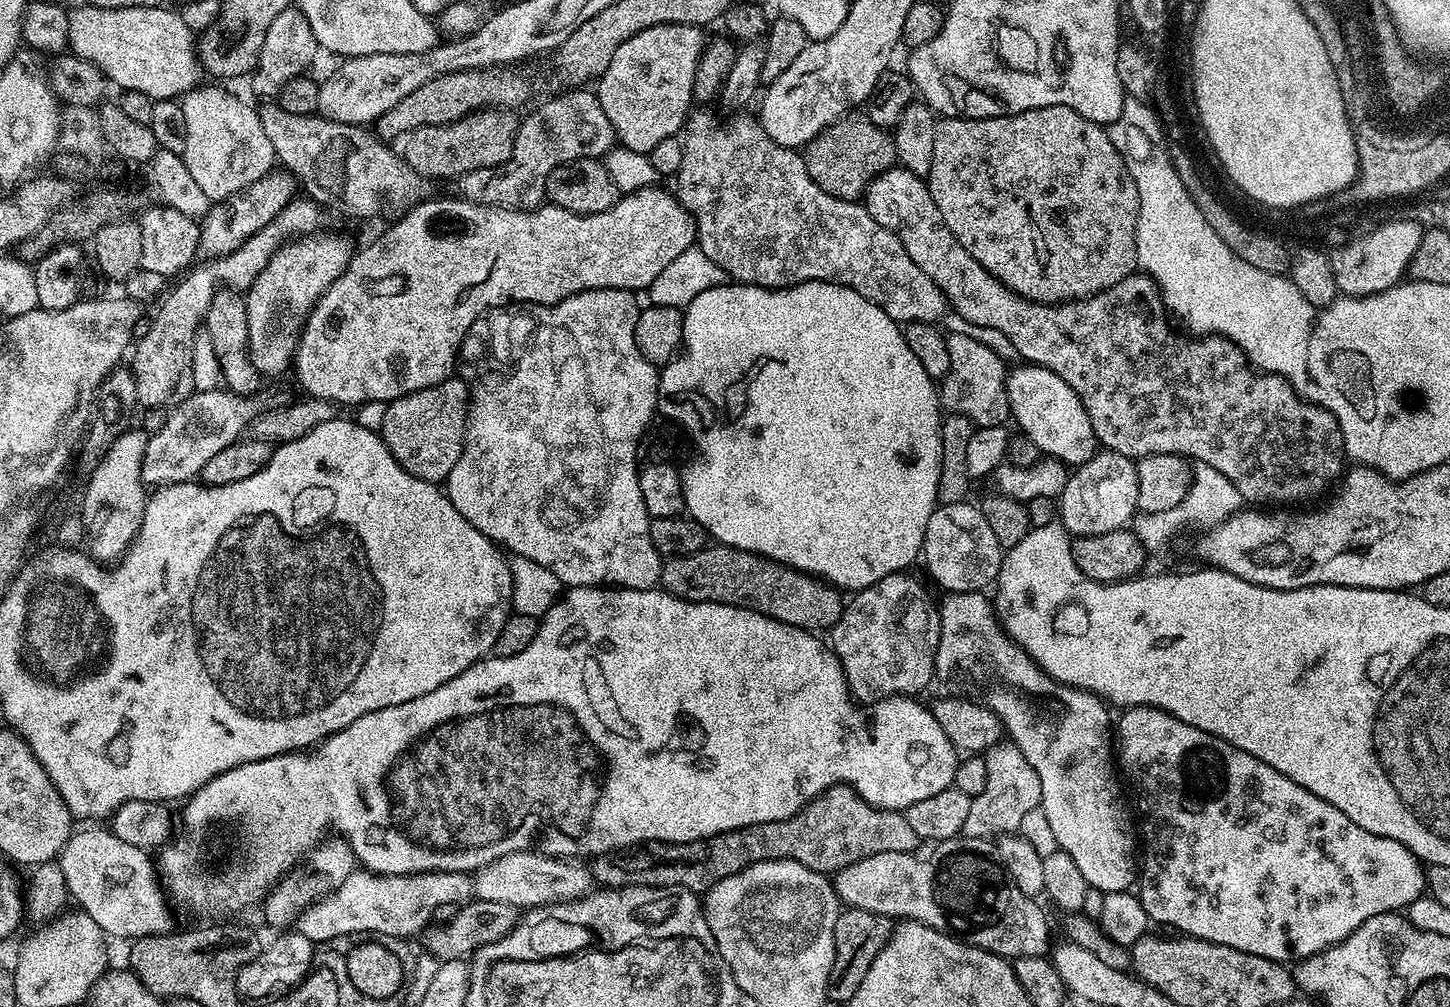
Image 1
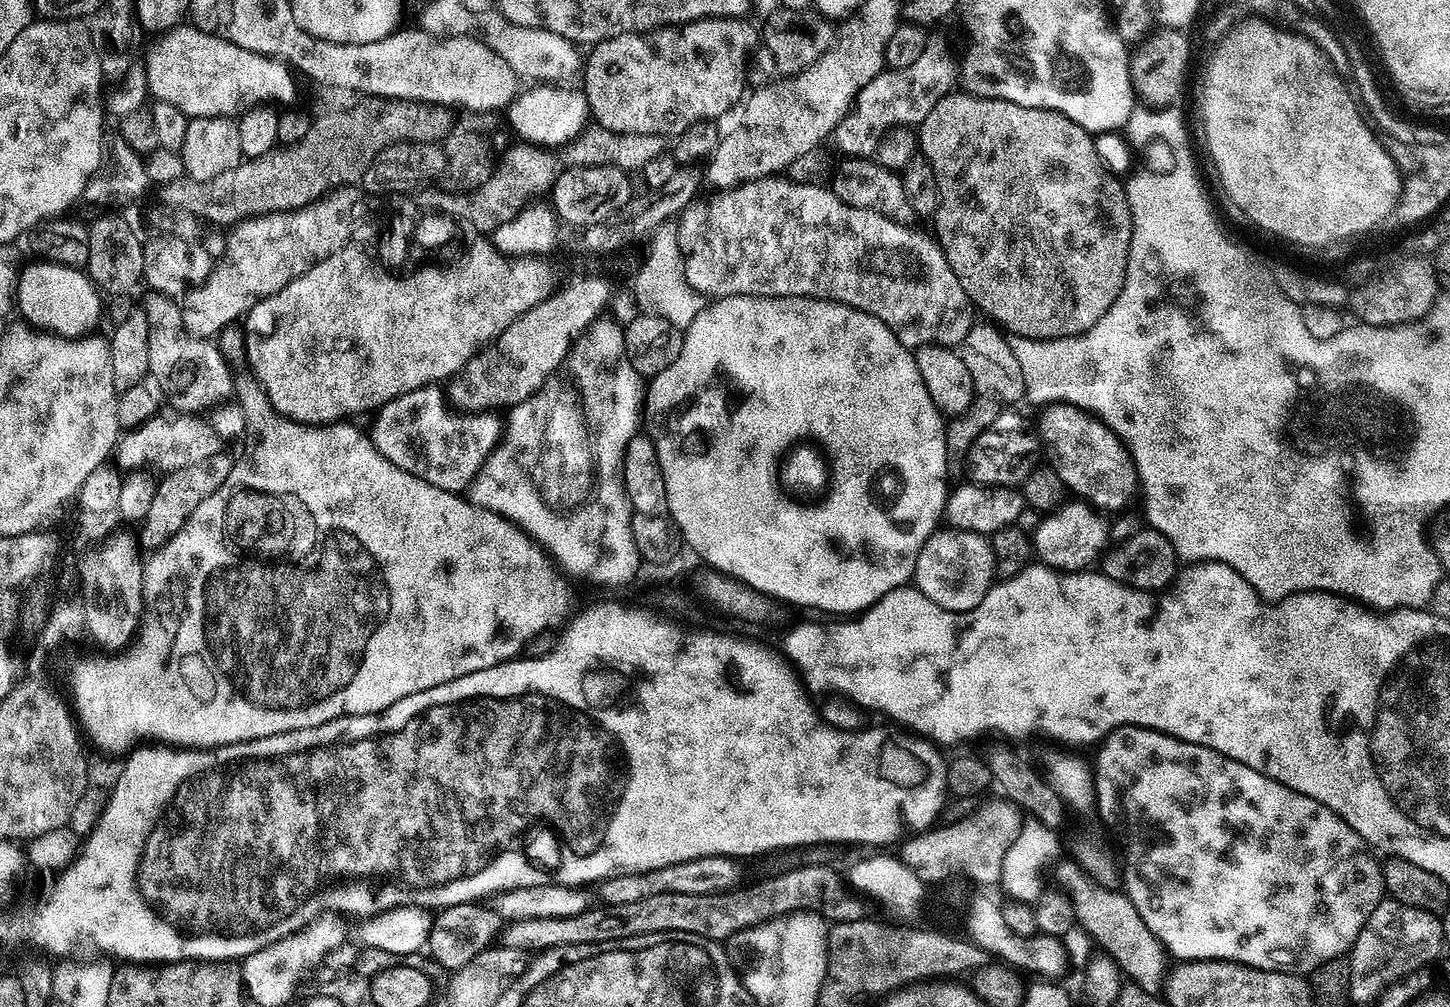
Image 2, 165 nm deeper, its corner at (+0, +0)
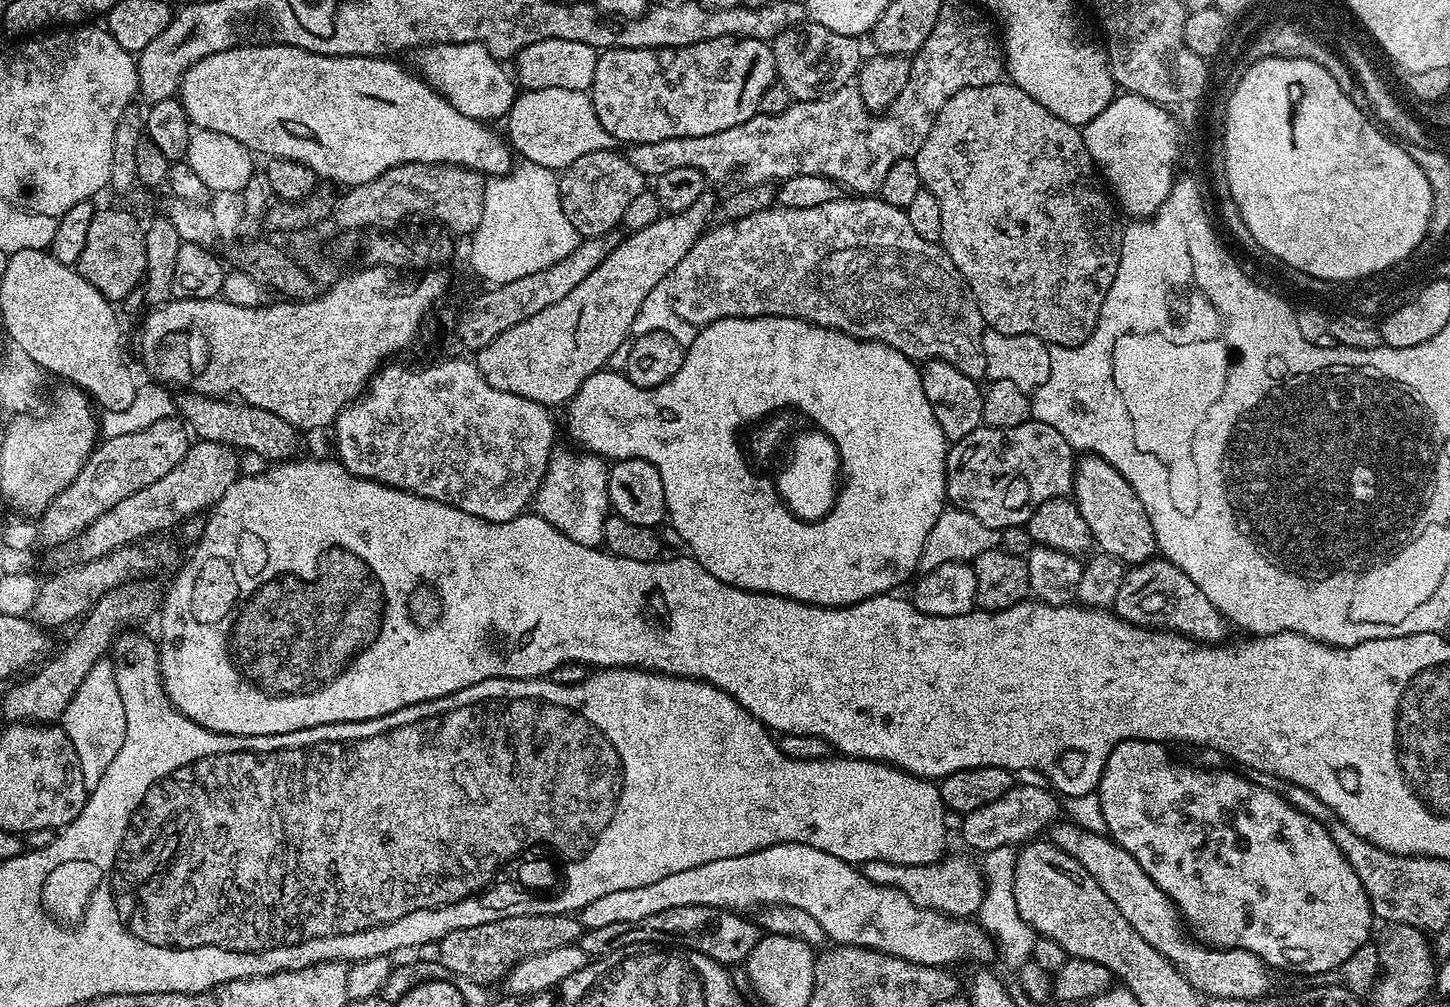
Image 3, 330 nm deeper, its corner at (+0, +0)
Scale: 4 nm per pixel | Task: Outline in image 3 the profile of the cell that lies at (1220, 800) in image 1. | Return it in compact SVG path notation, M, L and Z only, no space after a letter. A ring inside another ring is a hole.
M1123 740L1118 746L1114 746L1110 758L1106 758L1098 793L1108 827L1107 835L1121 844L1136 859L1138 866L1142 866L1142 870L1146 870L1146 874L1150 874L1158 887L1176 903L1176 909L1197 941L1217 948L1241 948L1252 952L1273 969L1284 968L1287 964L1300 972L1328 972L1331 968L1332 971L1339 969L1346 962L1346 958L1350 958L1350 954L1354 954L1354 950L1358 950L1361 943L1369 939L1368 920L1373 919L1373 914L1358 874L1354 874L1350 862L1334 842L1331 831L1327 827L1323 828L1314 817L1307 816L1302 809L1287 804L1278 793L1271 792L1236 772L1227 772L1224 768L1195 768L1192 764L1179 764L1168 757L1164 748L1167 747L1163 743L1154 740Z

